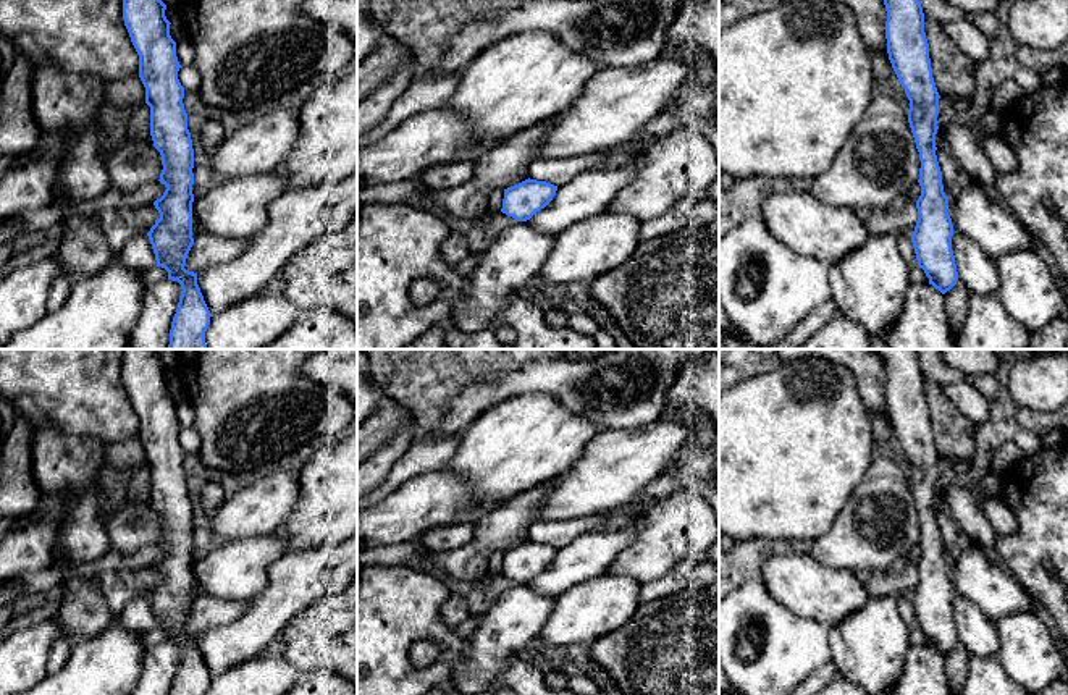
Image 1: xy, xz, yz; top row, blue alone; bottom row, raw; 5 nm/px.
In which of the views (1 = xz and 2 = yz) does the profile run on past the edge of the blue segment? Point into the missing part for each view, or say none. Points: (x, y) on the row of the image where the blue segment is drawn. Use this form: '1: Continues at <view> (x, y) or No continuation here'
1: No continuation here
2: No continuation here

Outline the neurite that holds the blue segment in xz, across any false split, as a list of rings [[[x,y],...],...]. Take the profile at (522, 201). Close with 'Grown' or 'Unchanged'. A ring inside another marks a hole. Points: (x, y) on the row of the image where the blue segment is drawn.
[[[528,178],[504,189],[501,212],[517,221],[527,221],[553,200],[556,191],[557,186],[554,184]]]. Unchanged

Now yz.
[[[884,0],[885,39],[892,68],[910,100],[908,123],[919,152],[921,196],[911,234],[918,267],[942,294],[958,281],[952,251],[953,225],[947,212],[942,171],[936,155],[939,92],[932,78],[924,13],[919,0]]]. Unchanged

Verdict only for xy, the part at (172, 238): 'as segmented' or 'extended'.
as segmented

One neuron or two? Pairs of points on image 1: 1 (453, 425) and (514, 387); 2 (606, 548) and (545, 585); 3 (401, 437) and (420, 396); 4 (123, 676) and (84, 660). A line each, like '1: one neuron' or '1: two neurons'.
1: one neuron
2: one neuron
3: two neurons
4: one neuron

